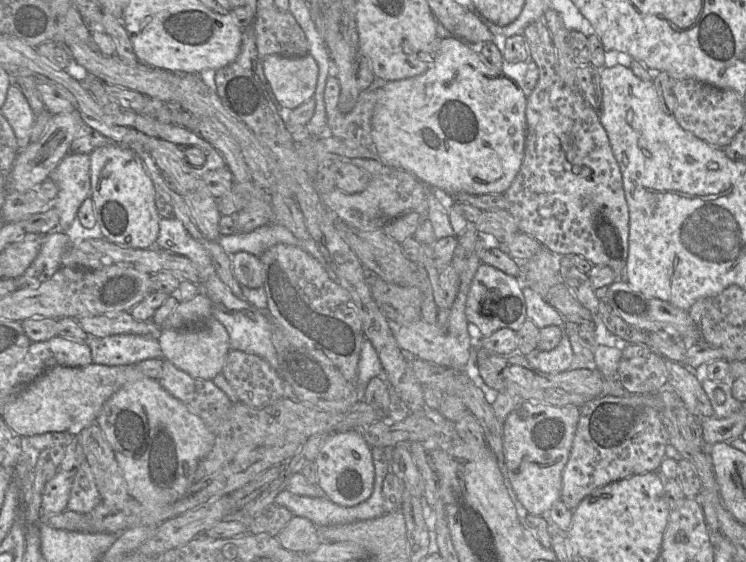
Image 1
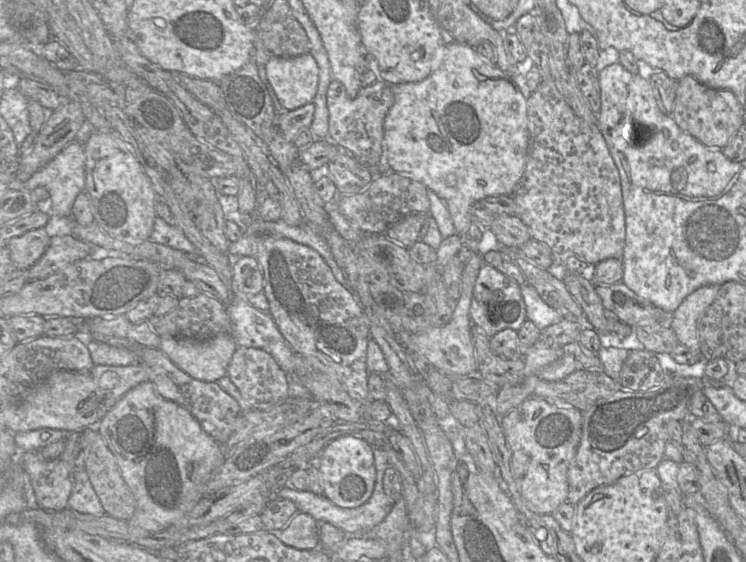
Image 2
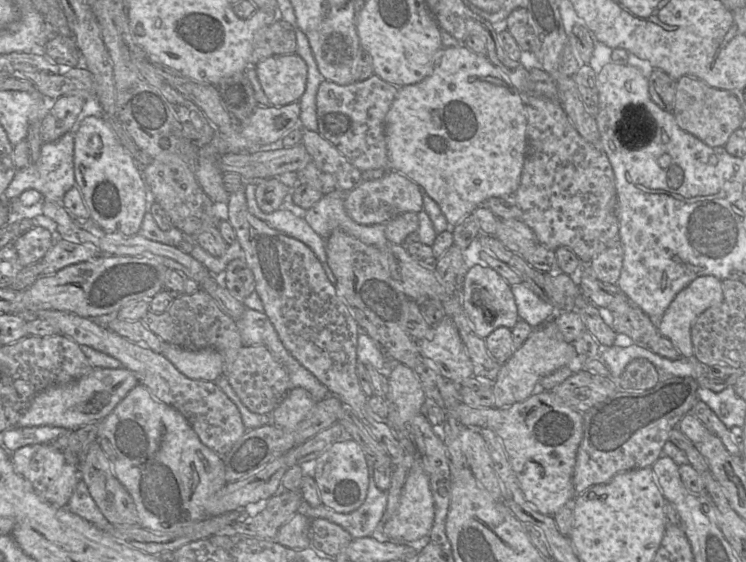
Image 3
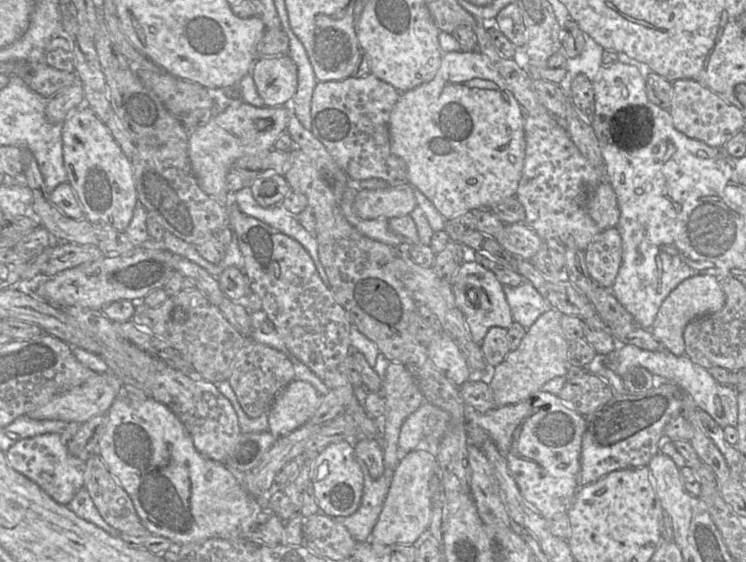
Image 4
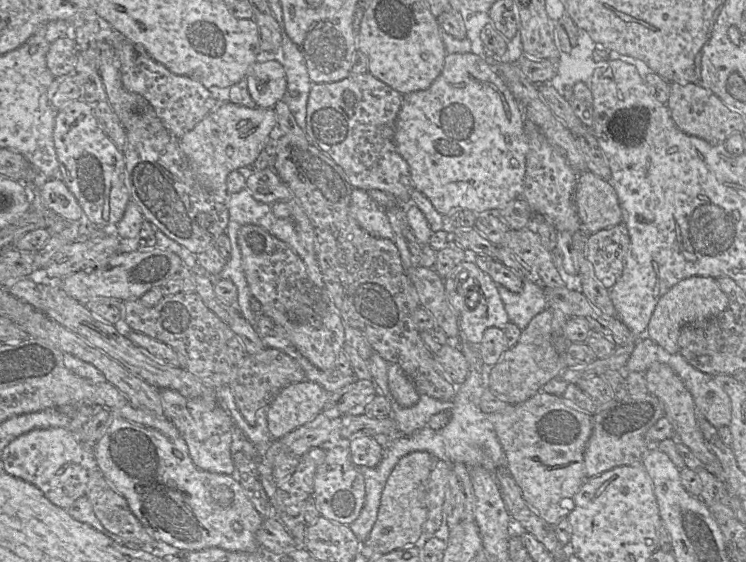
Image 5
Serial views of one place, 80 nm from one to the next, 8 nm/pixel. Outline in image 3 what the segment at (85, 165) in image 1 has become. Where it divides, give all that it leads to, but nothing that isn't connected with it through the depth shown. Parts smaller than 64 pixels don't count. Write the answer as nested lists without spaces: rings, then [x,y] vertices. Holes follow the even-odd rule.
[[[77,120],[72,129],[58,140],[42,143],[40,157],[35,162],[29,162],[26,167],[16,171],[3,195],[2,203],[8,204],[7,201],[18,199],[23,191],[35,189],[42,194],[43,199],[62,204],[65,193],[76,185],[73,163],[74,133],[78,129],[79,122]]]

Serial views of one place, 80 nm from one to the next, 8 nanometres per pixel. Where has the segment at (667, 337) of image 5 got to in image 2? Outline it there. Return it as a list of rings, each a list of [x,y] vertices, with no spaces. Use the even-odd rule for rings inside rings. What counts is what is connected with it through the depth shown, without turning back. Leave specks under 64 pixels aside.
[[[702,286],[688,295],[672,313],[670,328],[676,334],[680,344],[692,351],[699,350],[697,320],[703,311],[712,304],[718,295],[720,286]]]

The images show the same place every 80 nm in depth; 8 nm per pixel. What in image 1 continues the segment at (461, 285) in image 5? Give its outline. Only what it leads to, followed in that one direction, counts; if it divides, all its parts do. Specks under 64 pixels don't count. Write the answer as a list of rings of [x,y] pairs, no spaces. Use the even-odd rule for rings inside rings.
[[[480,264],[472,280],[466,301],[468,321],[480,329],[483,337],[489,337],[503,328],[519,330],[527,320],[527,304],[523,287],[518,278],[507,275],[491,265]]]

